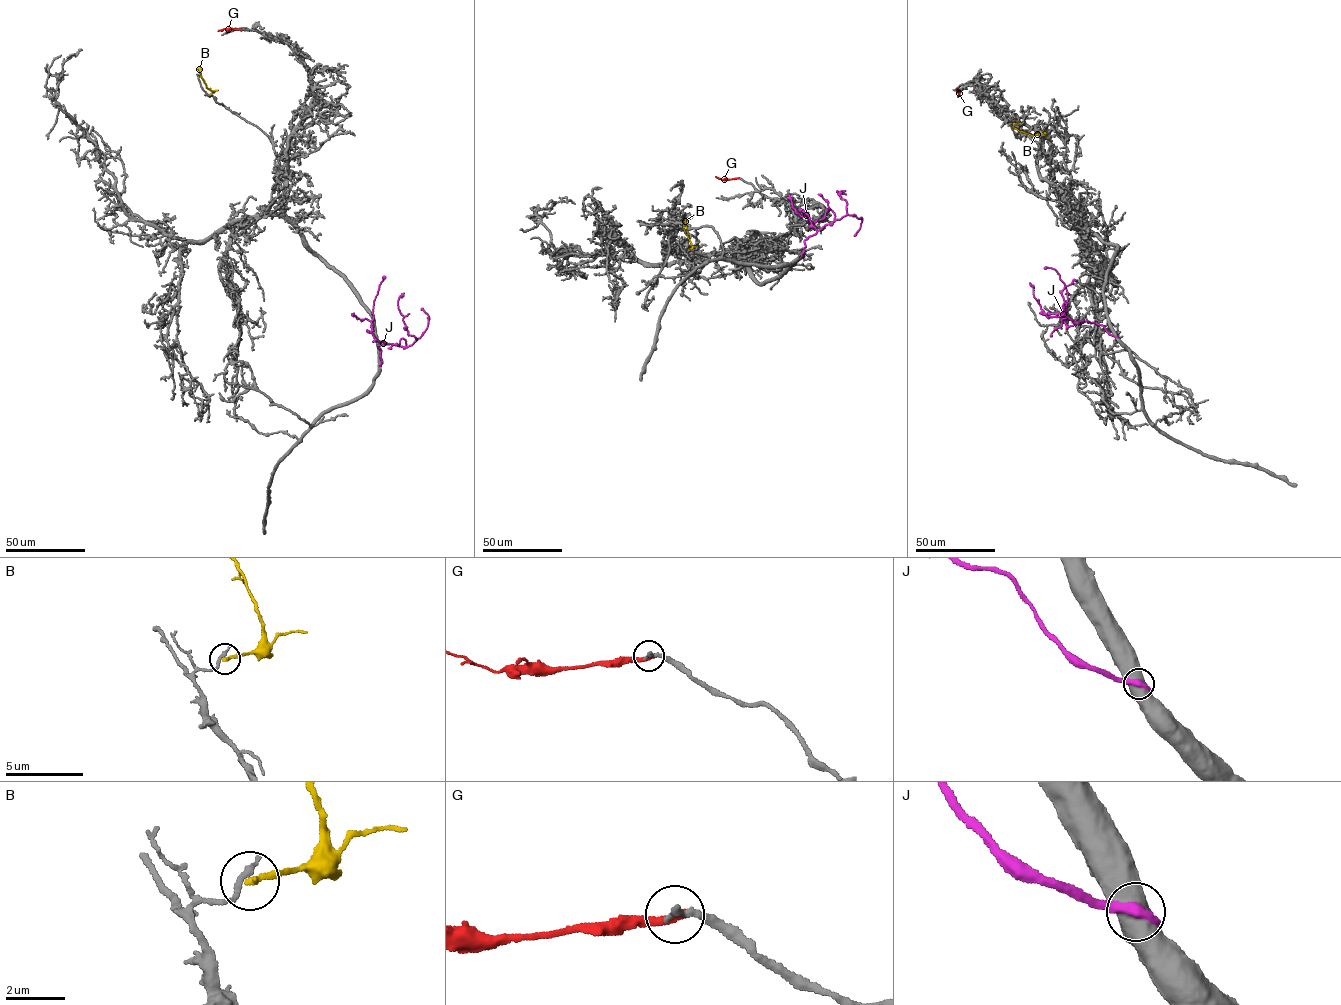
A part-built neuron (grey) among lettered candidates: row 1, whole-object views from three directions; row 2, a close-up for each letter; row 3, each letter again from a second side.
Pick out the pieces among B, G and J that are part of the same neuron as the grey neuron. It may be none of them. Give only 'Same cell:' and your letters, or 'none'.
Same cell: none

